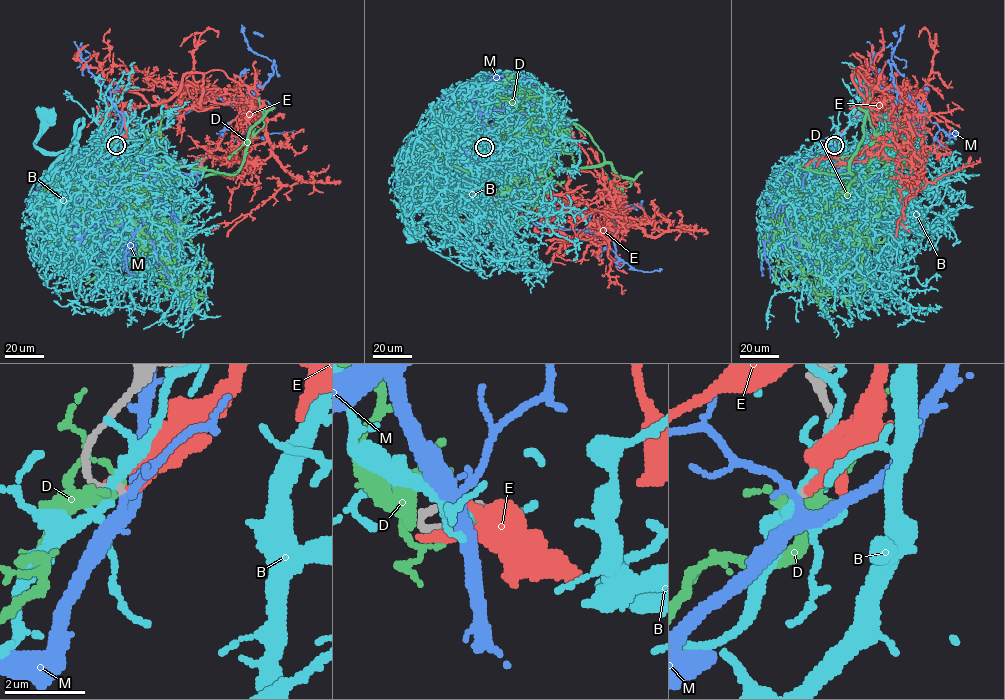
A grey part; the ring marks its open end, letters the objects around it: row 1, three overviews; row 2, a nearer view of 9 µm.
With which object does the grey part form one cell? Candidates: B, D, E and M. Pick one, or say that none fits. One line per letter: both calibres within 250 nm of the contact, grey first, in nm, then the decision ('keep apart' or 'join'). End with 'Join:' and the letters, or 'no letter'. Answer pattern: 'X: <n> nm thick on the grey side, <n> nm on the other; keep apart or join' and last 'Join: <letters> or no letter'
B: 190 nm thick on the grey side, 200 nm on the other; keep apart
D: 180 nm thick on the grey side, 130 nm on the other; keep apart
E: 170 nm thick on the grey side, 200 nm on the other; keep apart
M: 170 nm thick on the grey side, 280 nm on the other; keep apart
Join: no letter

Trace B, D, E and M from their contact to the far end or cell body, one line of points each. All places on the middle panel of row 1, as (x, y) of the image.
B: (483, 147), (474, 141), (432, 149), (433, 166), (427, 172), (434, 195), (412, 202), (401, 214), (412, 233)
D: (484, 148), (454, 133), (444, 141), (445, 158), (571, 168), (608, 163), (631, 184), (614, 188), (594, 154)
E: (484, 147), (494, 153), (488, 195), (563, 195), (592, 224), (664, 231), (598, 209), (577, 223)
M: (484, 147), (492, 123), (519, 204), (536, 224), (600, 229), (641, 204), (614, 212), (630, 210)

